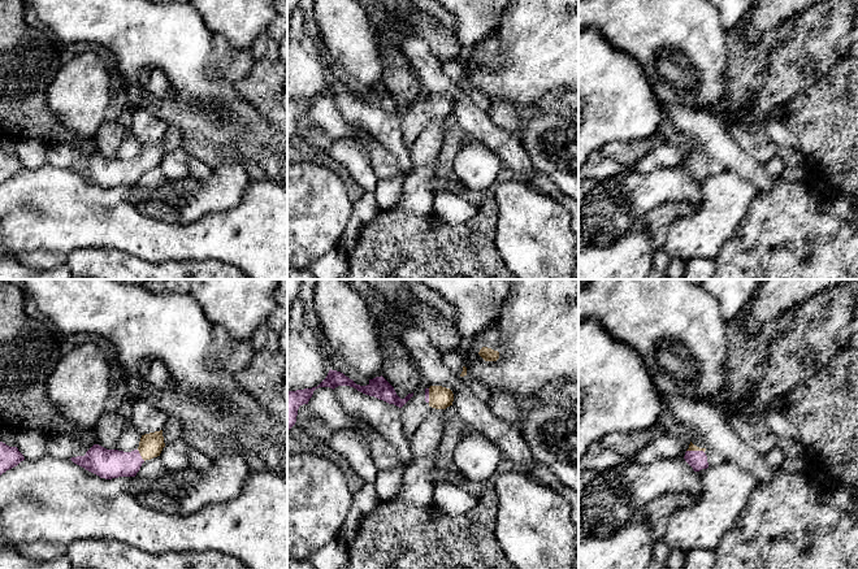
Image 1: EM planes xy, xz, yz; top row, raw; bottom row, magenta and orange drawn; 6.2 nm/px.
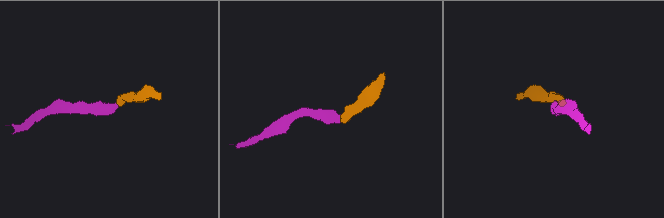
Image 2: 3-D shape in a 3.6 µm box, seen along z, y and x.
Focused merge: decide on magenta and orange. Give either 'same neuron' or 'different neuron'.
same neuron

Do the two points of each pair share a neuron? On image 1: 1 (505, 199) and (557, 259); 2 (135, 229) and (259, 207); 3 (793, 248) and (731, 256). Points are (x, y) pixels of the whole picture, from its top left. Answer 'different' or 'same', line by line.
1: same
2: same
3: same

